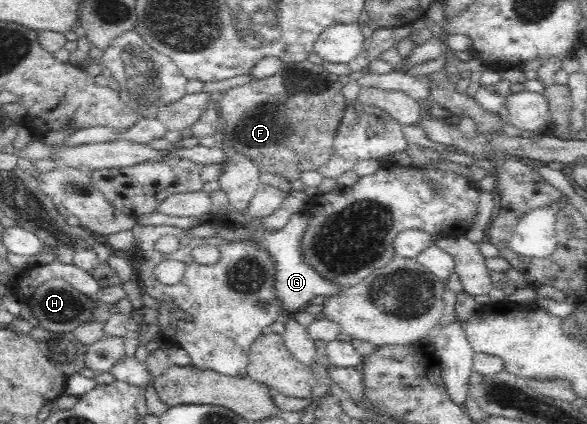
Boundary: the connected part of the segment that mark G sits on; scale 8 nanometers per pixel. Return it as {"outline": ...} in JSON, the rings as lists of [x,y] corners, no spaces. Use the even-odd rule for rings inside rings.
{"outline":[[[307,206],[293,213],[283,228],[276,230],[274,233],[252,233],[246,228],[234,227],[230,228],[225,234],[224,238],[230,242],[237,240],[246,240],[252,238],[254,242],[260,242],[266,252],[272,256],[276,262],[276,291],[279,302],[281,303],[281,321],[292,318],[293,314],[302,308],[304,303],[310,303],[313,297],[331,296],[338,290],[342,289],[339,283],[334,283],[331,279],[326,279],[321,273],[318,273],[313,267],[306,262],[304,254],[302,254],[302,234],[306,229],[309,217],[306,212]]]}

